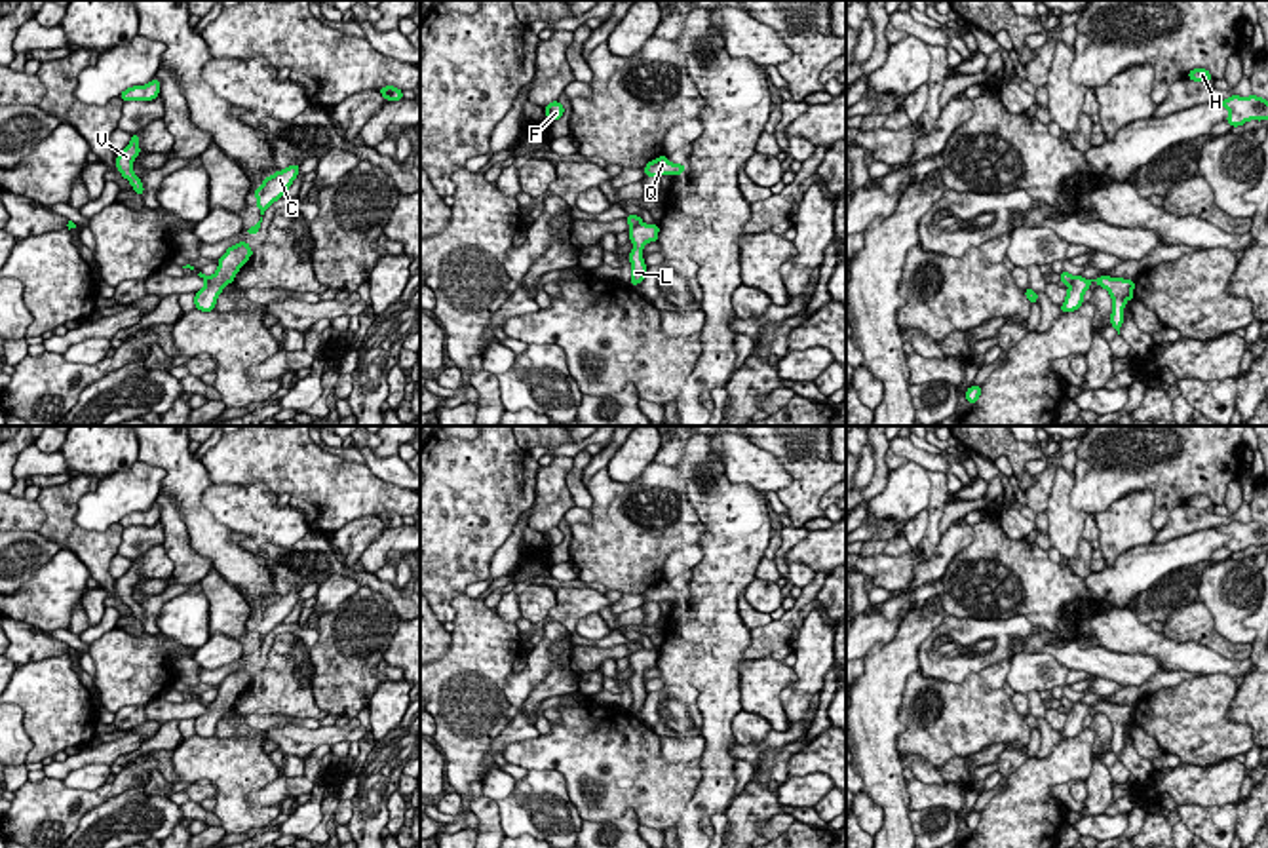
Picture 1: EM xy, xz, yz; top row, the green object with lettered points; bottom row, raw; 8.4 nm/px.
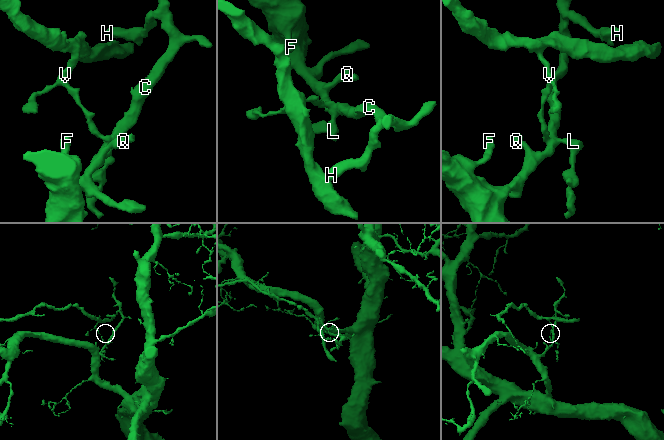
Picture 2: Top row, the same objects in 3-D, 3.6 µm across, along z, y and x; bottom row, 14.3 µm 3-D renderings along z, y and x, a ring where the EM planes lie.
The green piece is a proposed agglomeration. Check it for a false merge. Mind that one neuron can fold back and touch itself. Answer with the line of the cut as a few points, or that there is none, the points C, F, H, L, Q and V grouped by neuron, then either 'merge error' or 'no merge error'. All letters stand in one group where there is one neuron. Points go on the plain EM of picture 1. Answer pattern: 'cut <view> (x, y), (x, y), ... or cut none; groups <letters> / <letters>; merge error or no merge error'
cut xz (641, 649), (632, 655); groups C F H L Q / V; merge error

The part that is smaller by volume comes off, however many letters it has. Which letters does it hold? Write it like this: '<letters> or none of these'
V

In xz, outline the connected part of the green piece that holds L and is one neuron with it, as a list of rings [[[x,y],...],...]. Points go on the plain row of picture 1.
[[[637,650],[629,654],[629,665],[633,667],[633,677],[629,679],[629,688],[631,688],[631,705],[629,711],[639,711],[644,705],[646,700],[646,690],[643,684],[643,673],[648,667],[658,667],[658,650]]]

